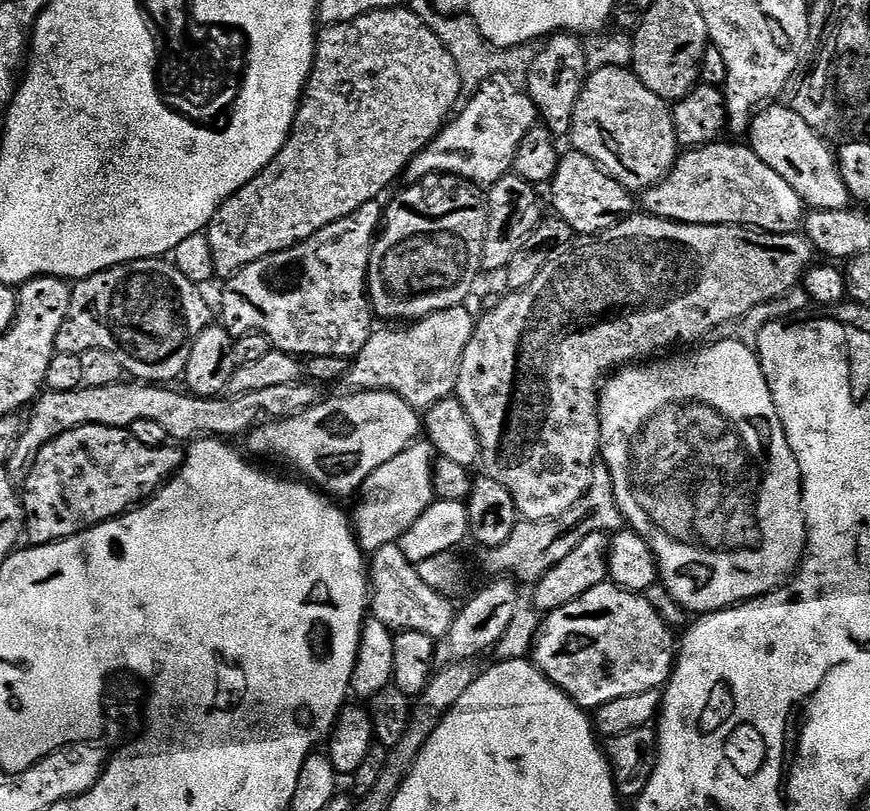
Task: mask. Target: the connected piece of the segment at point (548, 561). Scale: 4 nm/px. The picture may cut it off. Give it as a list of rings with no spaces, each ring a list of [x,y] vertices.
[[[603,462],[597,463],[592,470],[592,483],[588,485],[588,493],[566,514],[555,516],[552,520],[525,520],[521,519],[520,525],[514,534],[502,546],[483,549],[479,554],[484,568],[489,572],[489,577],[508,577],[517,582],[529,580],[535,582],[548,573],[551,568],[558,566],[578,542],[590,538],[590,534],[602,532],[615,534],[625,527],[626,521],[622,510],[616,501],[616,492],[612,485],[612,478],[608,468]]]

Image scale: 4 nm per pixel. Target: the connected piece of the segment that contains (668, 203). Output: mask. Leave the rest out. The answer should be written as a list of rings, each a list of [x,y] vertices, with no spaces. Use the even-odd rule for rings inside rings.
[[[724,143],[681,151],[672,169],[657,184],[643,189],[643,211],[683,224],[739,224],[762,232],[795,233],[806,215],[804,200],[747,143]]]

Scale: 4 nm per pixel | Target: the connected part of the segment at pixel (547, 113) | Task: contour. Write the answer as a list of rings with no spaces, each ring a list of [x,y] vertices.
[[[556,34],[544,46],[545,48],[533,58],[532,65],[528,68],[526,91],[529,98],[536,103],[543,127],[551,130],[553,136],[563,138],[571,133],[574,106],[578,106],[578,98],[582,94],[584,84],[588,81],[590,69],[579,35]]]

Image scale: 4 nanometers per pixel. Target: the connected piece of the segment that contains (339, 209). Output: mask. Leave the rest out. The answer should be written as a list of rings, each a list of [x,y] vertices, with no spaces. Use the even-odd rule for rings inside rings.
[[[411,7],[379,8],[376,12],[368,12],[365,16],[359,16],[350,22],[321,27],[314,40],[312,73],[304,85],[304,98],[297,107],[296,121],[291,126],[287,142],[282,146],[280,153],[249,184],[242,186],[237,192],[233,192],[232,197],[224,201],[224,205],[217,210],[207,226],[206,235],[214,254],[216,276],[231,278],[246,266],[267,256],[278,254],[282,250],[290,250],[294,245],[313,236],[318,230],[354,214],[354,210],[358,210],[358,206],[366,206],[366,202],[371,200],[380,200],[383,192],[399,176],[405,175],[408,164],[416,155],[443,130],[453,115],[454,109],[461,103],[460,88],[462,89],[460,71],[450,50],[446,50],[446,46],[442,46],[438,34],[434,34],[434,30],[430,30],[430,26],[426,22],[422,22],[422,18],[418,18],[418,14]]]

